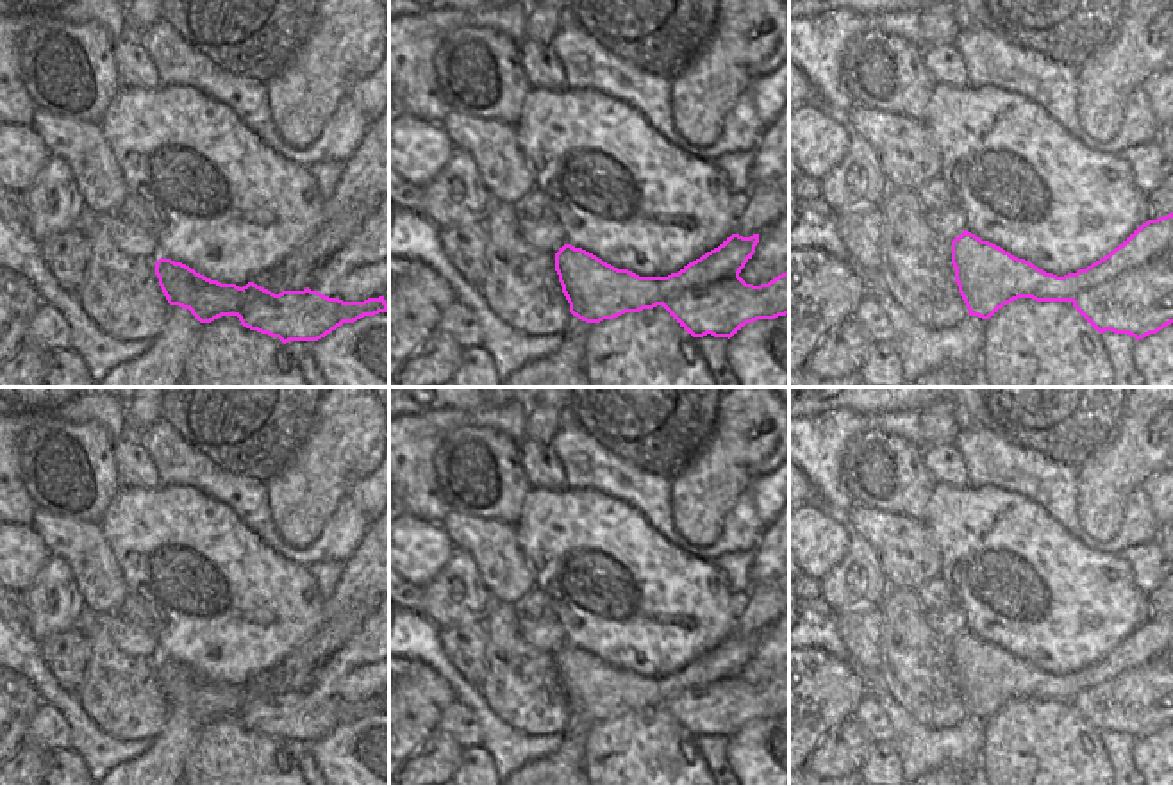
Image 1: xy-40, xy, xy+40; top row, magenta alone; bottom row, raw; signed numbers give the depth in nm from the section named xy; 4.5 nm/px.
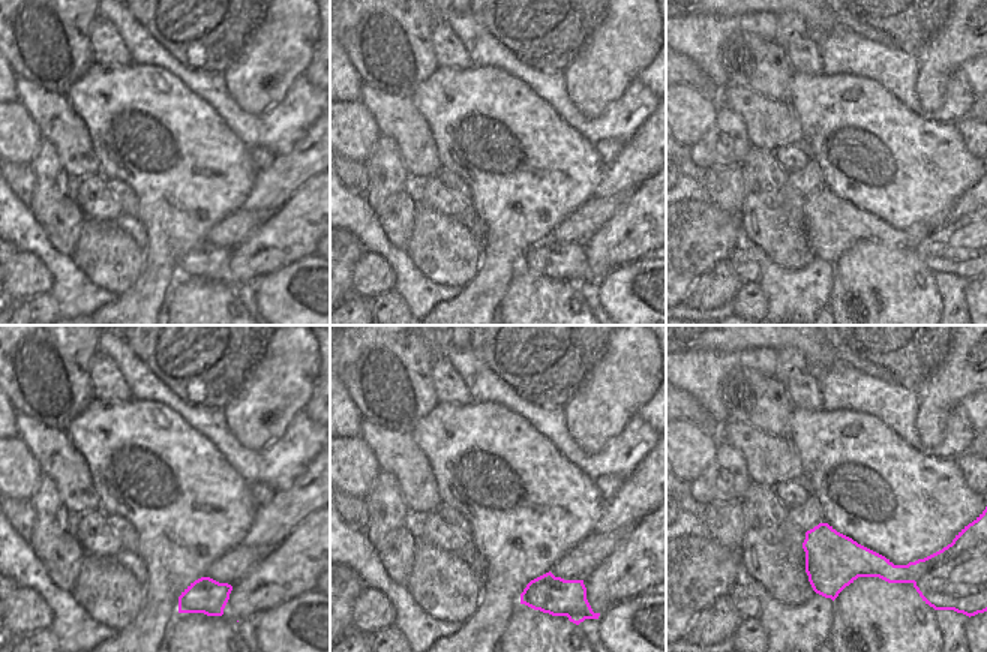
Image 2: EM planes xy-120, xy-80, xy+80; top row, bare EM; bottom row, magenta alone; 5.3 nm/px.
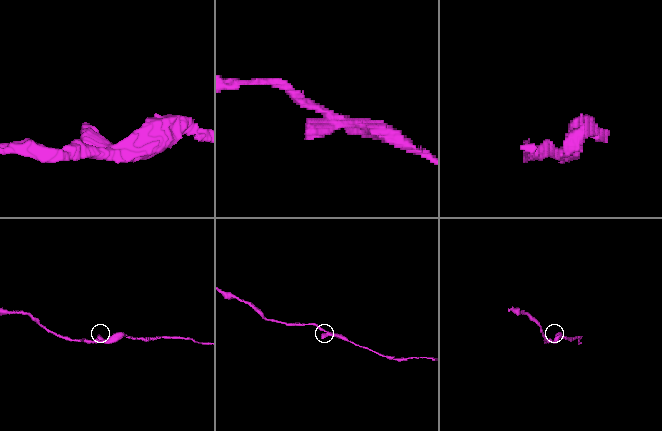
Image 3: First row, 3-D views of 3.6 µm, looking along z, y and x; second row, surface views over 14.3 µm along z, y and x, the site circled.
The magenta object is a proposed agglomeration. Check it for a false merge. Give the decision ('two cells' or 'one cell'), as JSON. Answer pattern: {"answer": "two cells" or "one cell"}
{"answer": "two cells"}

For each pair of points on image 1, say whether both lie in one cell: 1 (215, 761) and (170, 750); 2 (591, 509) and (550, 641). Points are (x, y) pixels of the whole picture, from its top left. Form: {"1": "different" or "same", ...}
{"1": "different", "2": "different"}

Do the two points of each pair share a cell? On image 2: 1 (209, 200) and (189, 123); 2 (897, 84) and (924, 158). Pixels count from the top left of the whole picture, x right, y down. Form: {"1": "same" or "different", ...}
{"1": "same", "2": "different"}

